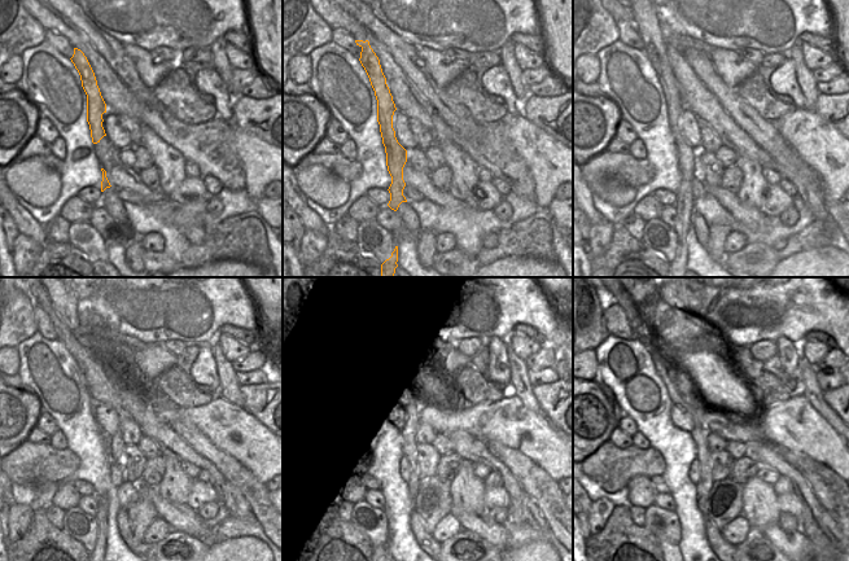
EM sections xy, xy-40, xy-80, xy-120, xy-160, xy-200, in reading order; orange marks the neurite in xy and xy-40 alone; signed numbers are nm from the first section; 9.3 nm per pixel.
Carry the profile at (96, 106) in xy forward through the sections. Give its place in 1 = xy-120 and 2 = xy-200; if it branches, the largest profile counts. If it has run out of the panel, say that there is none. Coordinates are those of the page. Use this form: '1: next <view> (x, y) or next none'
1: next xy-120 (65, 303)
2: next xy-200 (639, 303)

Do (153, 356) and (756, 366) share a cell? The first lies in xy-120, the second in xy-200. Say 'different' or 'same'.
same

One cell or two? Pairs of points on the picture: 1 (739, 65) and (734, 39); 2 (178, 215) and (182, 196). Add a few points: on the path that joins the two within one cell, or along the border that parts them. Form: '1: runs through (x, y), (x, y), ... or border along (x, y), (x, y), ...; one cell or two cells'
1: border along (714, 45), (736, 51); two cells
2: border along (167, 197), (179, 202), (208, 198); two cells

